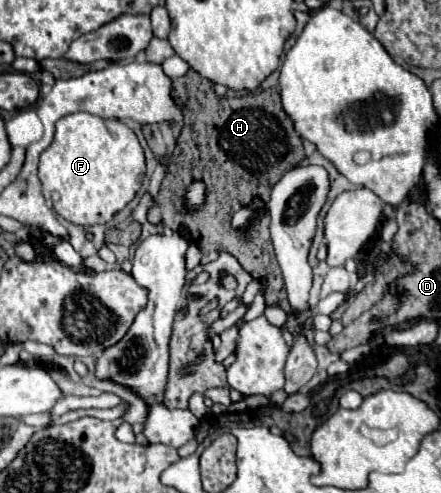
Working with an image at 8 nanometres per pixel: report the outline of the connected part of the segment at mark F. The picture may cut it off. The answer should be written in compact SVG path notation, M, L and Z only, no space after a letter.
M79 111L65 115L57 121L53 143L41 153L39 179L43 195L53 203L53 209L73 225L89 227L109 223L141 189L145 177L145 155L137 135L119 119L103 119L91 113Z

